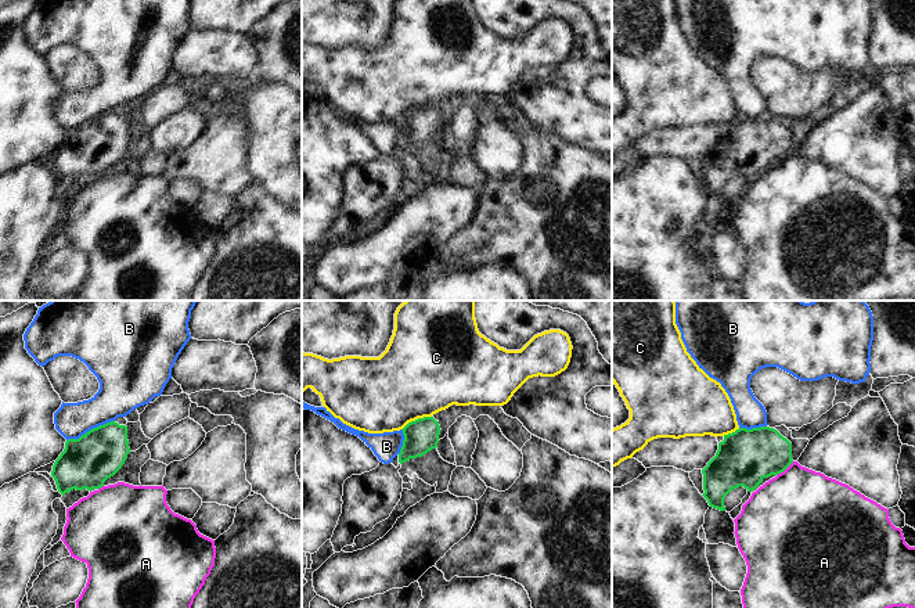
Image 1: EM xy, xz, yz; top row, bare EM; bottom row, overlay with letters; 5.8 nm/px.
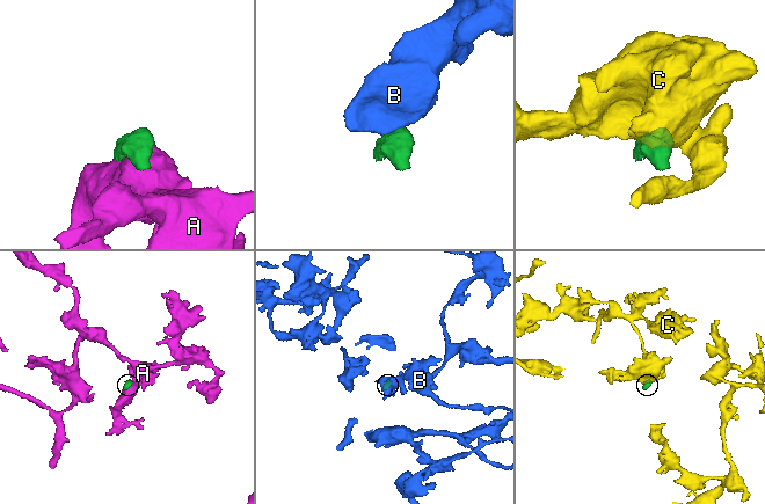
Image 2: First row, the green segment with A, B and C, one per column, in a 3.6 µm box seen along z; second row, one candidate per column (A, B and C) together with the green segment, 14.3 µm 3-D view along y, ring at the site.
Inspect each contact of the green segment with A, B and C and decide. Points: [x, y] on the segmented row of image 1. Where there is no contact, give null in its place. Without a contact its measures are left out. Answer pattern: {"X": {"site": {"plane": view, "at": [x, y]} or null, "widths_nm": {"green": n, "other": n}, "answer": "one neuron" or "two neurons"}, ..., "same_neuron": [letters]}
{"A": {"site": {"plane": "yz", "at": [785, 468]}, "widths_nm": {"green": 320, "other": 460}, "answer": "two neurons"}, "B": {"site": {"plane": "xy", "at": [90, 430]}, "widths_nm": {"green": 300, "other": 240}, "answer": "two neurons"}, "C": {"site": {"plane": "xz", "at": [415, 420]}, "widths_nm": {"green": 190, "other": 480}, "answer": "two neurons"}, "same_neuron": []}

